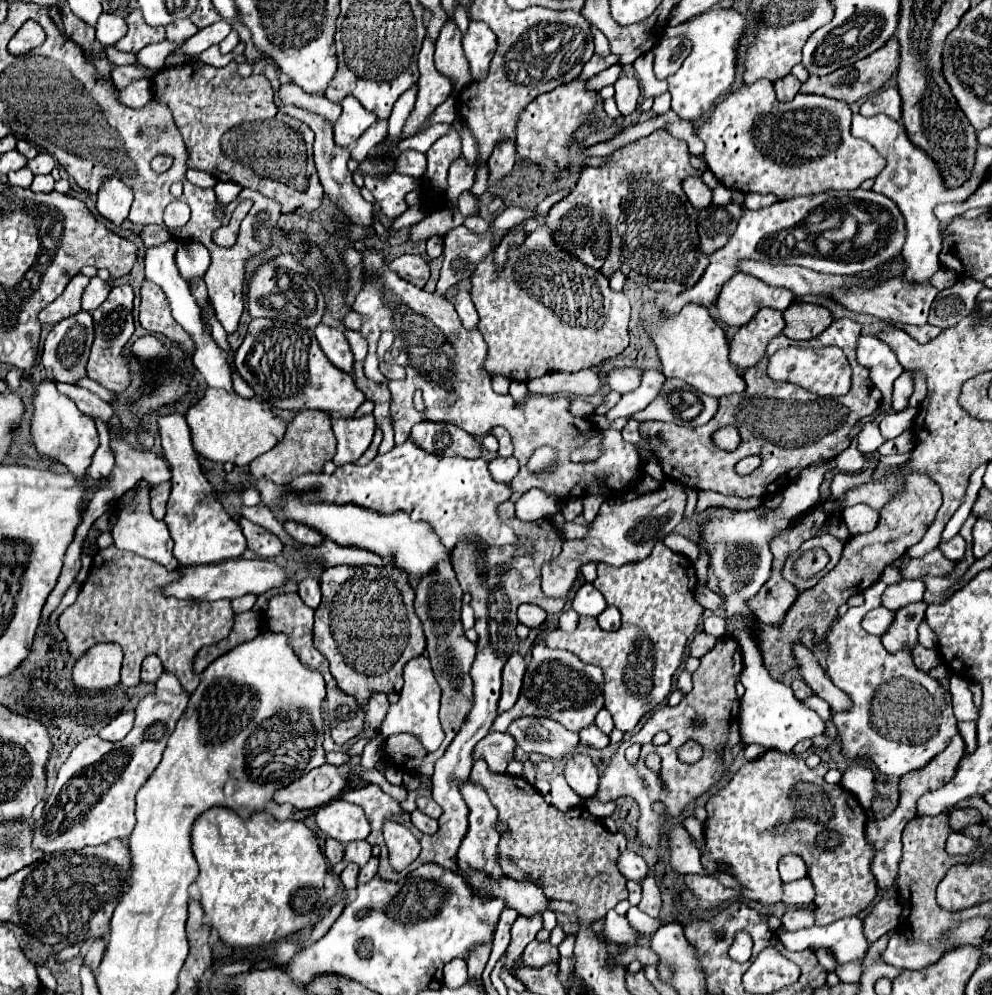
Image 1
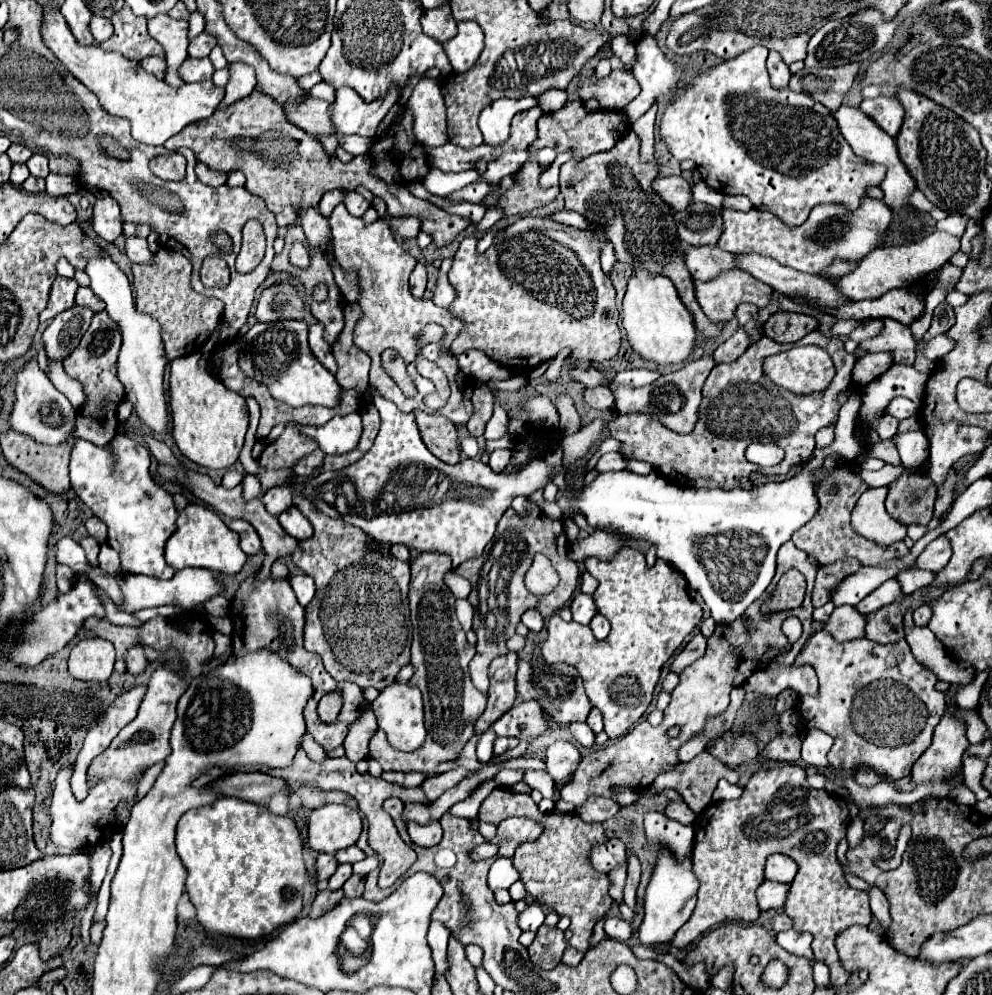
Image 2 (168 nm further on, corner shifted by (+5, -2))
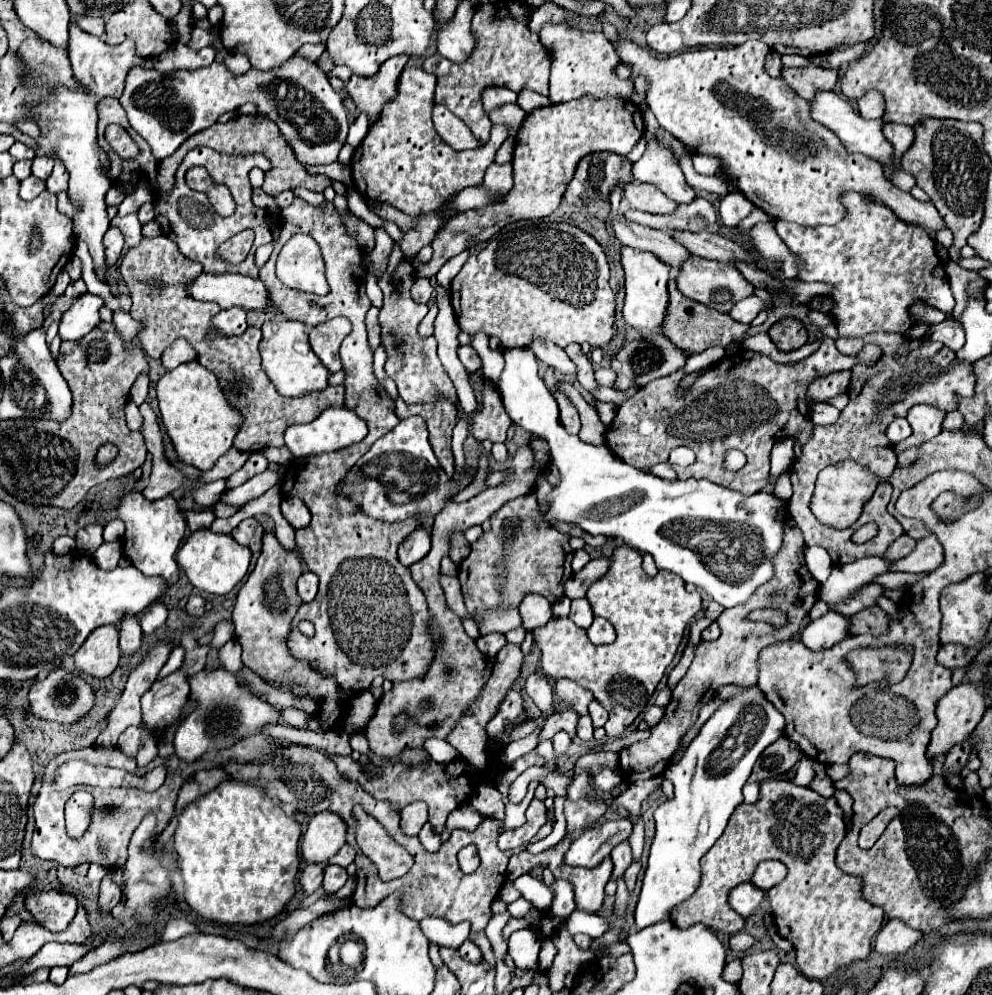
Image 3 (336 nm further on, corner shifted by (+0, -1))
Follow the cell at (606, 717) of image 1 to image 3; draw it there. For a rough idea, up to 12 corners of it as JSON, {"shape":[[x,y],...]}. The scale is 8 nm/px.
{"shape":[[599,701],[589,703],[593,727],[603,727],[609,713]]}

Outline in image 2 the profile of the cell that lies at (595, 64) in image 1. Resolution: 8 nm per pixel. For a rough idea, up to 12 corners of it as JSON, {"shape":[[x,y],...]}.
{"shape":[[534,96],[502,98],[486,106],[478,126],[488,146],[508,140],[516,112],[538,106]]}

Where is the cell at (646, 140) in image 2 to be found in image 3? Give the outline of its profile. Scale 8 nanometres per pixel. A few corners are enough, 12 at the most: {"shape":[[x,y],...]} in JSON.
{"shape":[[647,133],[645,155],[633,179],[657,185],[675,203],[697,195],[685,183],[671,153]]}

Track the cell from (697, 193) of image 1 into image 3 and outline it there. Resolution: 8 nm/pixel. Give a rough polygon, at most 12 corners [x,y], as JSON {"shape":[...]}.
{"shape":[[627,183],[629,209],[673,213],[677,203],[649,183]]}

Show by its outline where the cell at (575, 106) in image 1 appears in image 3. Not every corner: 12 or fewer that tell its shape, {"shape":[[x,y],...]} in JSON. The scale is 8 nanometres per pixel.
{"shape":[[513,103],[489,113],[491,123],[511,125],[515,137],[527,113]]}

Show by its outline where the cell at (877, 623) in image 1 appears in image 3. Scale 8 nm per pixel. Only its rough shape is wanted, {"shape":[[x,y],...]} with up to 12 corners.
{"shape":[[829,611],[809,621],[799,641],[811,651],[847,637],[847,617]]}

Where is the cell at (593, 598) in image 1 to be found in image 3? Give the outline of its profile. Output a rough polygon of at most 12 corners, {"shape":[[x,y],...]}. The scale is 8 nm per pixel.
{"shape":[[587,599],[571,603],[569,619],[589,629],[593,623],[593,611]]}

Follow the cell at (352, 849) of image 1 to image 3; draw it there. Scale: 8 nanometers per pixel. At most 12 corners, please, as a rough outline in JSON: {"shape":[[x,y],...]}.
{"shape":[[345,845],[329,863],[347,867],[355,859],[355,849]]}

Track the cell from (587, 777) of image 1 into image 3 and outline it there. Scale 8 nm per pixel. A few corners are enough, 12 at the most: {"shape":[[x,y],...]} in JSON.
{"shape":[[565,731],[553,737],[555,753],[563,755],[571,745],[571,737]]}

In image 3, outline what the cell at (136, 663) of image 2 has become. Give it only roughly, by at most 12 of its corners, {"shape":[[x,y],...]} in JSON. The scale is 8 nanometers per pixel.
{"shape":[[133,615],[121,619],[121,651],[131,655],[141,645],[141,627]]}

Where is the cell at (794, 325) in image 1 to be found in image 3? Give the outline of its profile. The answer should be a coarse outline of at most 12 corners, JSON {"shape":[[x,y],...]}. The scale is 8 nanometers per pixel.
{"shape":[[783,319],[769,329],[779,351],[807,343],[807,329],[797,319]]}

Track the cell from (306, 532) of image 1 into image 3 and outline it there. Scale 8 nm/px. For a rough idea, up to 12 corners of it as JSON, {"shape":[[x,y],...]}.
{"shape":[[285,497],[281,513],[295,529],[307,527],[311,513],[301,499]]}

